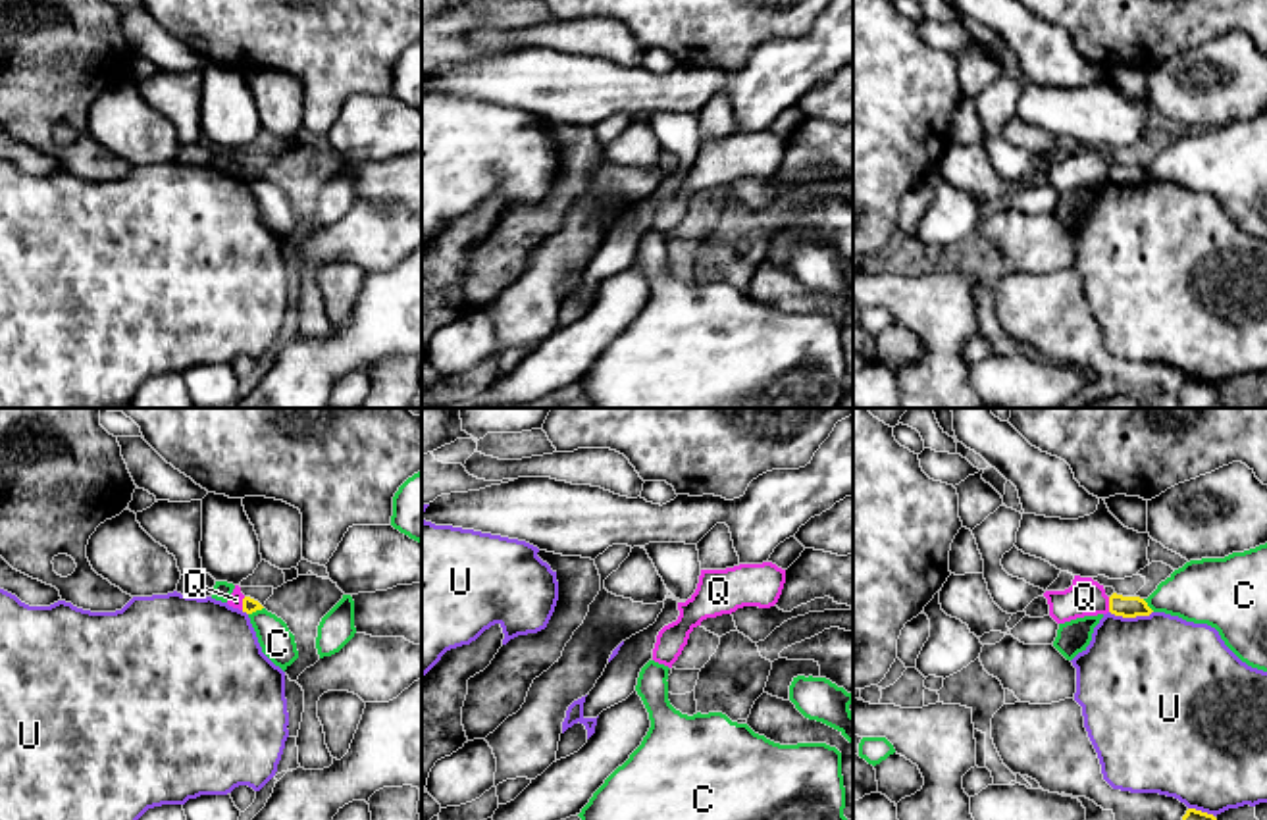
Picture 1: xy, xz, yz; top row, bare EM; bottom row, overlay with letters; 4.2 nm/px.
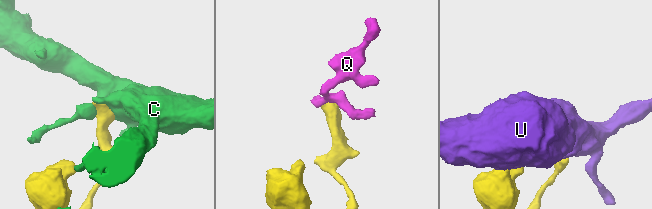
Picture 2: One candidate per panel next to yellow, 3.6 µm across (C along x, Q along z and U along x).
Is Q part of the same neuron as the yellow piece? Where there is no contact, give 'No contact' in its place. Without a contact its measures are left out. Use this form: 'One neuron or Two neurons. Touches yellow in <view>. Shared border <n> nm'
Two neurons. Touches yellow in yz. Shared border 60 nm

